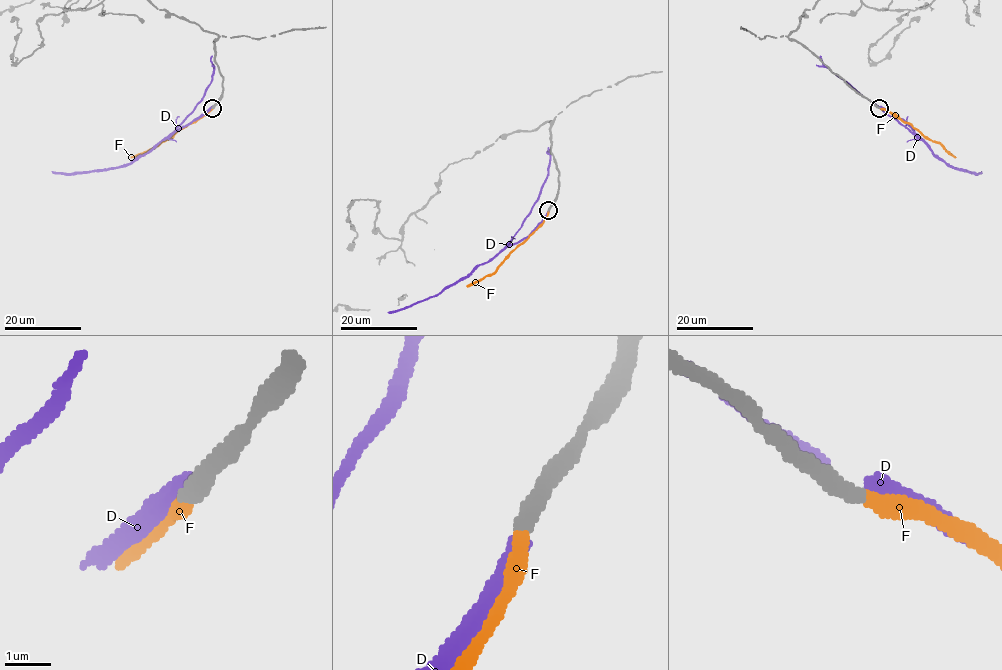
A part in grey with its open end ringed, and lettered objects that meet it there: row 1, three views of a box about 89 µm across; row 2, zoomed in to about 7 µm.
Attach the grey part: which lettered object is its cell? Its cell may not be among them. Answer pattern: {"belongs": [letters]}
{"belongs": ["F"]}

